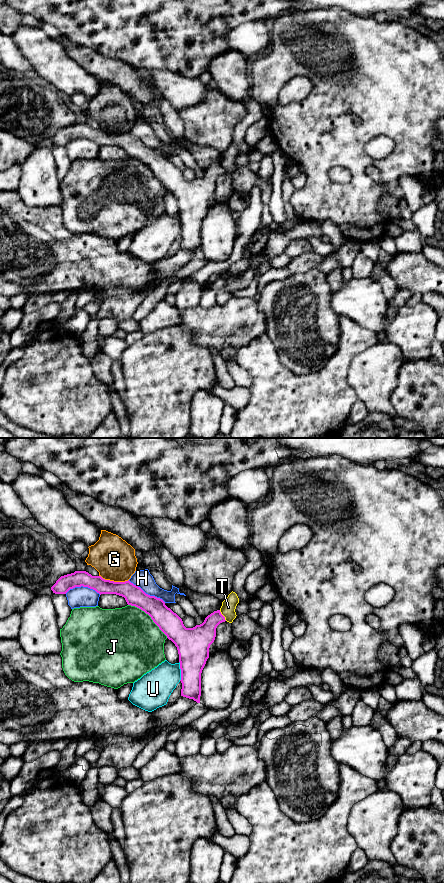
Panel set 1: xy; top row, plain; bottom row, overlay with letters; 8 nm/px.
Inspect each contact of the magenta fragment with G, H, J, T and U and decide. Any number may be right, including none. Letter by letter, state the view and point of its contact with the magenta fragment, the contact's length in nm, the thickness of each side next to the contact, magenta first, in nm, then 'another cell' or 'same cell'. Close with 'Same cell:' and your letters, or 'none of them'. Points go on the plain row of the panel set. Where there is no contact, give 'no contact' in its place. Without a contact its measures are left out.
G: contact xy (113, 133); length 240 nm; calibres 160 and 320 nm; another cell
H: contact xy (147, 146); length 360 nm; calibres 170 and 140 nm; another cell
J: contact xy (149, 167); length 420 nm; calibres 180 and 480 nm; another cell
T: contact xy (222, 167); length 110 nm; calibres 200 and 120 nm; another cell
U: contact xy (181, 223); length 160 nm; calibres 260 and 280 nm; another cell
Same cell: none of them

